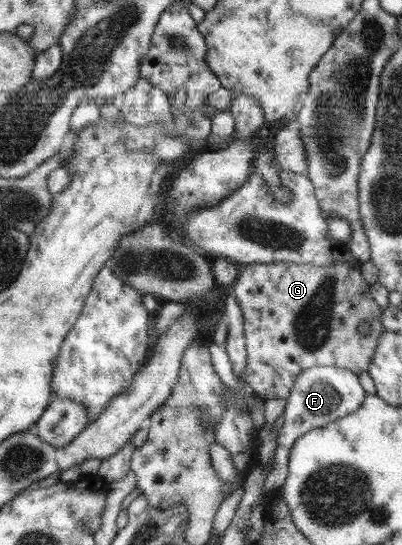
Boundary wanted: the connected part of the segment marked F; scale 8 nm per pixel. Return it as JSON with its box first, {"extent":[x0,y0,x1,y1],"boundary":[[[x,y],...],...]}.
{"extent":[263,366,367,492],"boundary":[[[312,366],[308,370],[302,371],[295,378],[294,388],[286,399],[286,406],[282,415],[285,420],[283,420],[283,426],[279,428],[279,434],[277,434],[275,465],[272,465],[270,472],[265,475],[263,491],[271,492],[271,490],[282,488],[285,484],[290,452],[293,449],[293,444],[301,436],[313,428],[336,422],[339,418],[356,412],[366,397],[367,393],[359,383],[358,375],[351,370],[336,366]]]}

